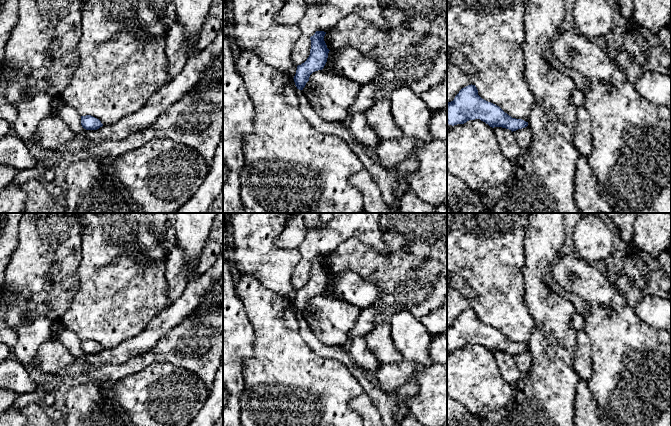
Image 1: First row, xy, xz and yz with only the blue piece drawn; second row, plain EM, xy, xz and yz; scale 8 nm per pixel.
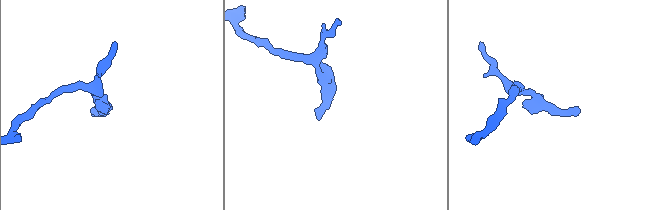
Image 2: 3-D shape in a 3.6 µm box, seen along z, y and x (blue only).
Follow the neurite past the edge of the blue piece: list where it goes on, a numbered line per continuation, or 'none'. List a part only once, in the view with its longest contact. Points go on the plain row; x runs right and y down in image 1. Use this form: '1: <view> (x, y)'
none

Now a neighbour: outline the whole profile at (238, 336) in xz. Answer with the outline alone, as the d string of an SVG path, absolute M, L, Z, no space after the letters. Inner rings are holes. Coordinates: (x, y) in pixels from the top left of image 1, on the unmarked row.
M223 213L223 385L228 391L223 426L241 426L240 396L244 390L244 361L252 356L254 331L235 291L228 233Z

